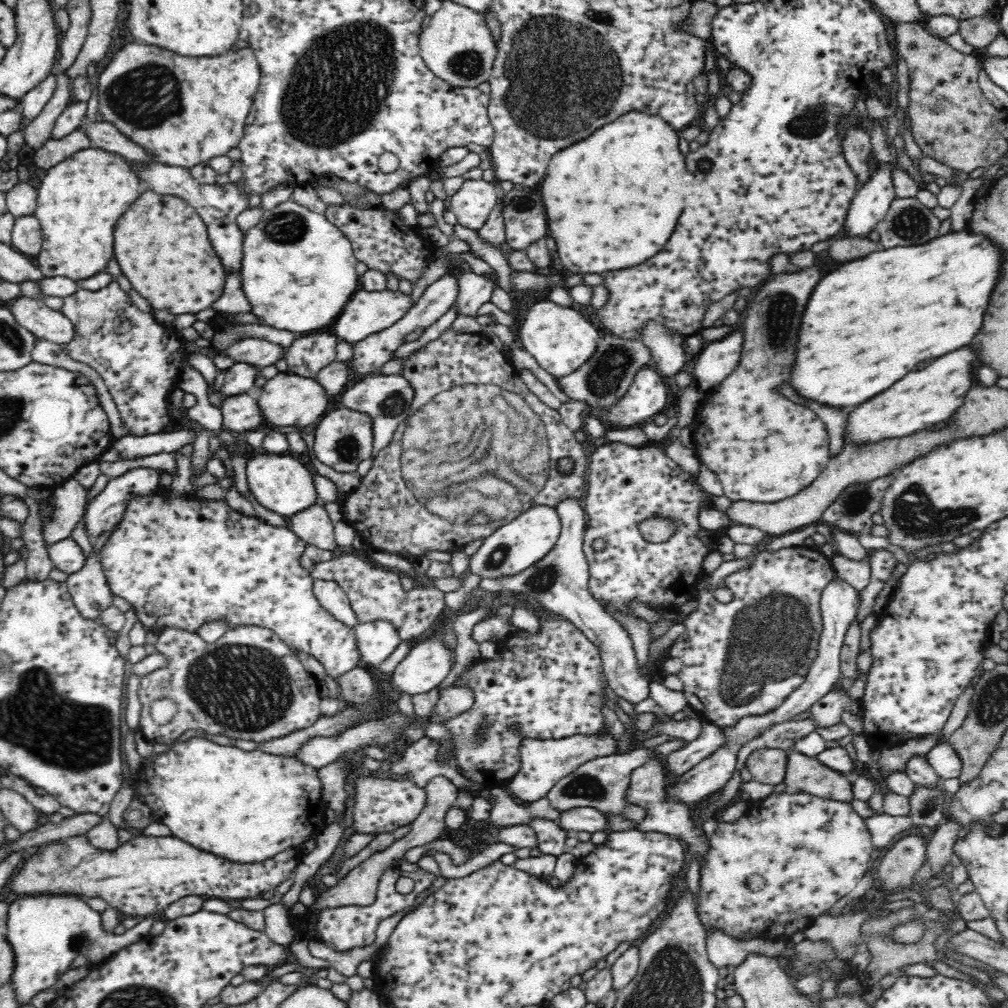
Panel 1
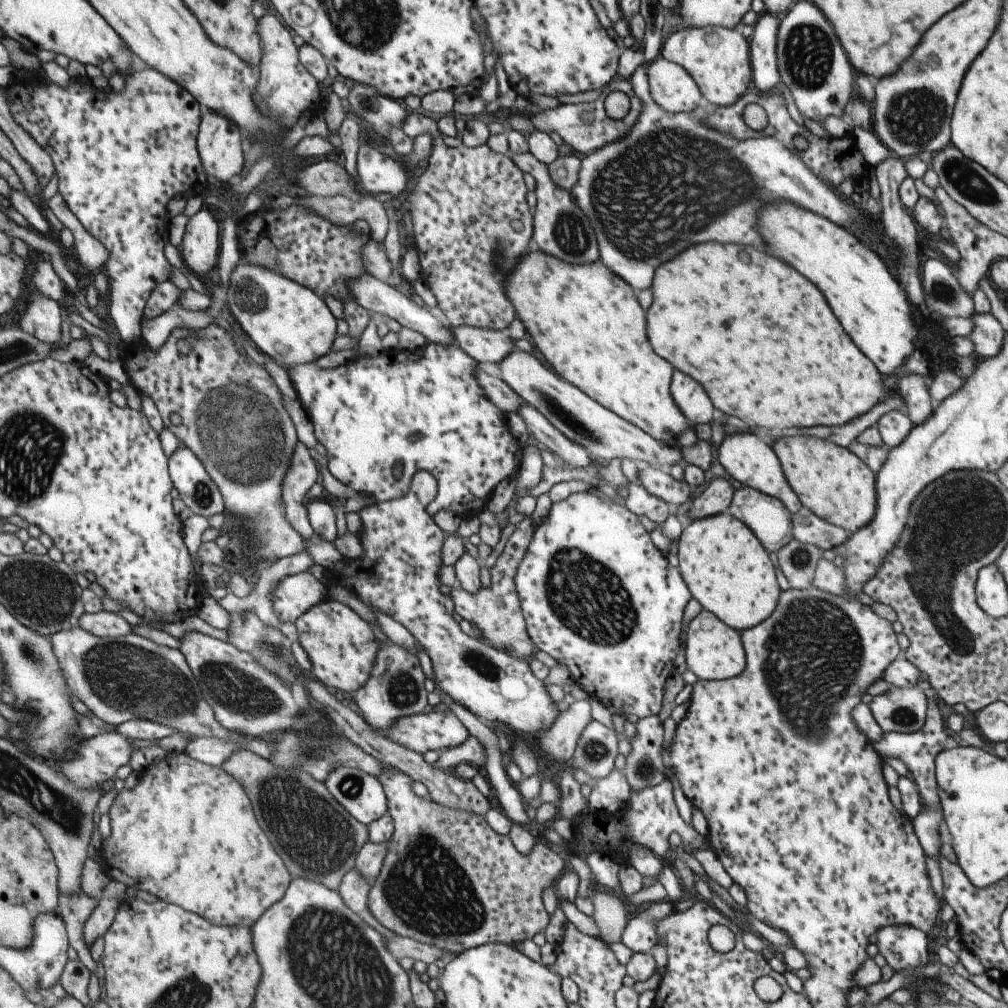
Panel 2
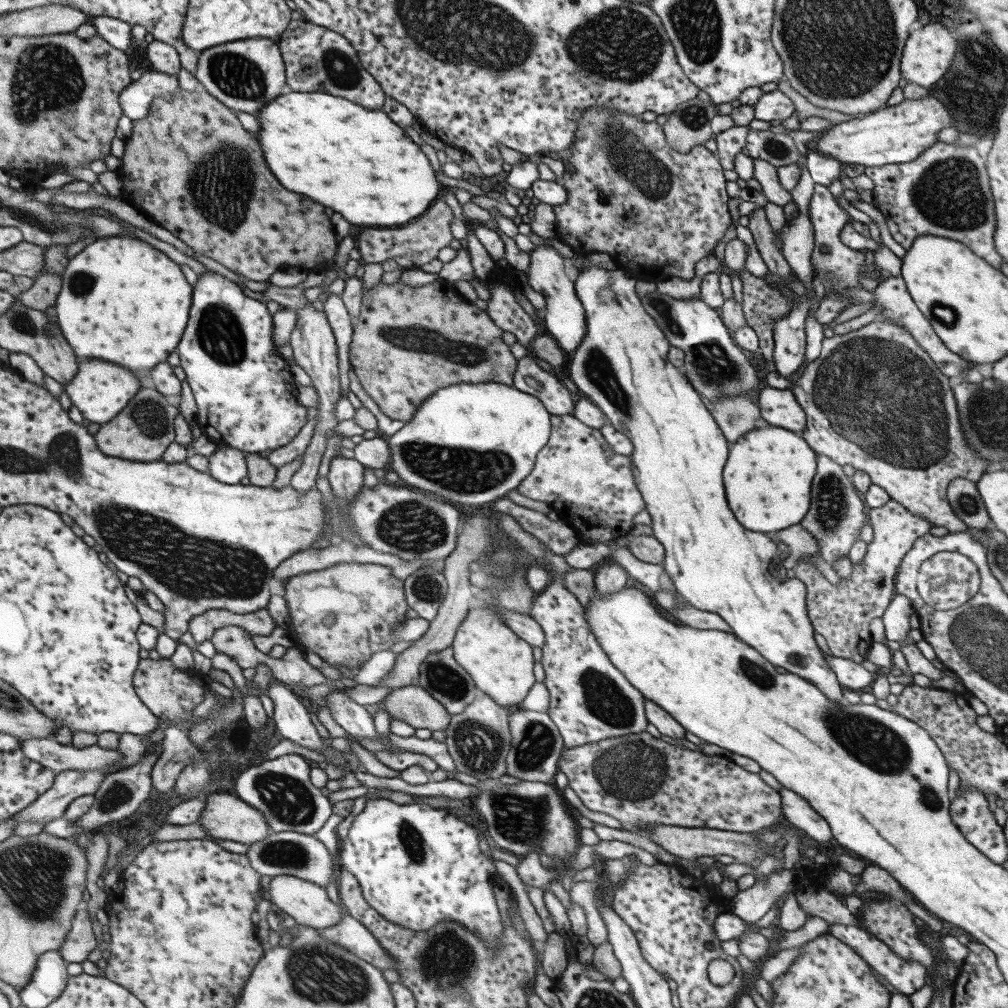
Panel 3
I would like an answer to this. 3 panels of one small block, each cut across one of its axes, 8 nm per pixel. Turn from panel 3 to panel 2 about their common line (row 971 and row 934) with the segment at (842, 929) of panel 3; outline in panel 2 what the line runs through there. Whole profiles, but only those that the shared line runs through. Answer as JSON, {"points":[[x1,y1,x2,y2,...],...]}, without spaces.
{"points":[[891,925,877,929,875,944,877,952,893,972,902,969,918,970,929,960,926,958,925,937,924,932,913,926]]}

